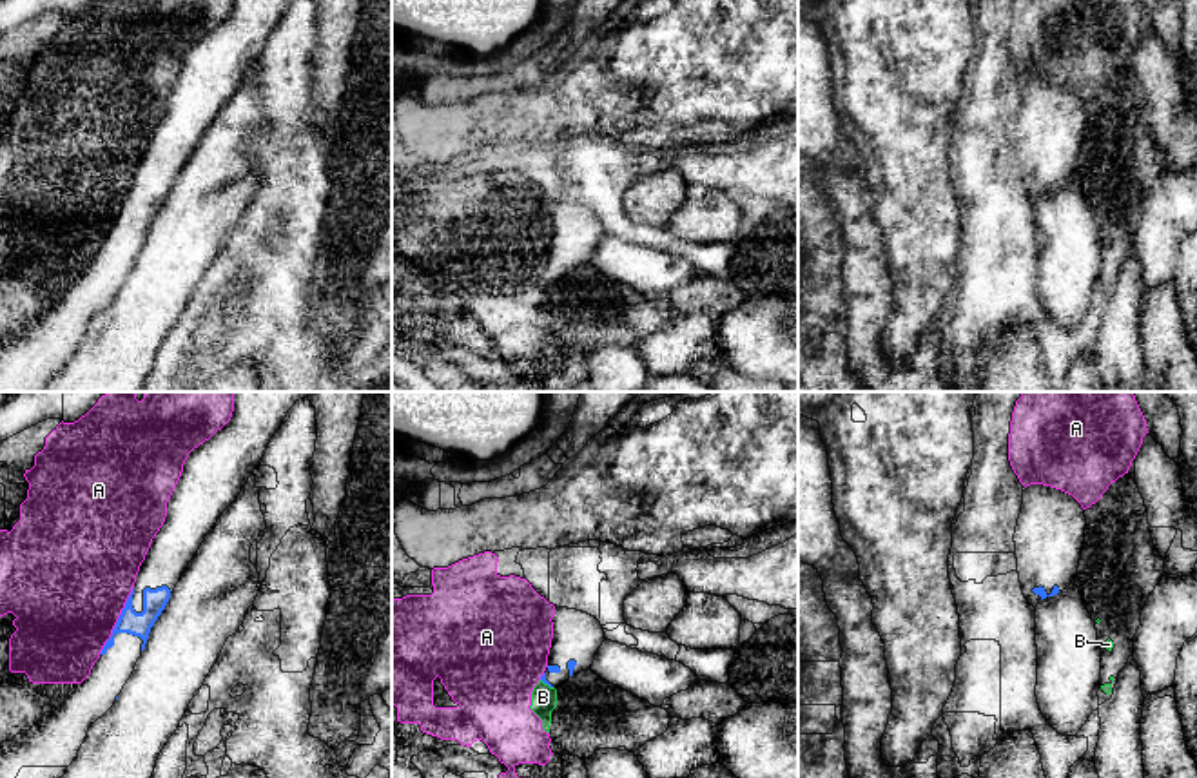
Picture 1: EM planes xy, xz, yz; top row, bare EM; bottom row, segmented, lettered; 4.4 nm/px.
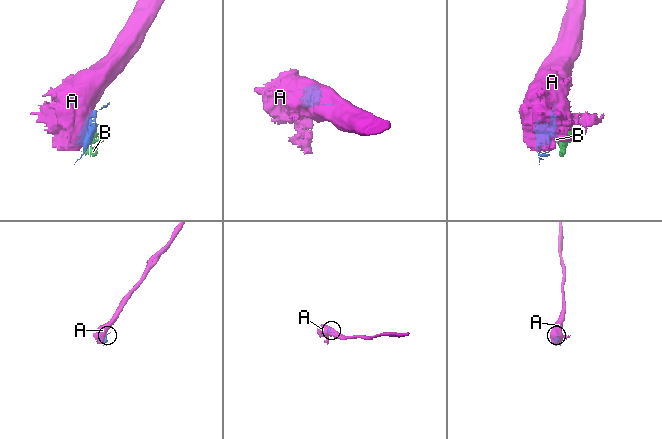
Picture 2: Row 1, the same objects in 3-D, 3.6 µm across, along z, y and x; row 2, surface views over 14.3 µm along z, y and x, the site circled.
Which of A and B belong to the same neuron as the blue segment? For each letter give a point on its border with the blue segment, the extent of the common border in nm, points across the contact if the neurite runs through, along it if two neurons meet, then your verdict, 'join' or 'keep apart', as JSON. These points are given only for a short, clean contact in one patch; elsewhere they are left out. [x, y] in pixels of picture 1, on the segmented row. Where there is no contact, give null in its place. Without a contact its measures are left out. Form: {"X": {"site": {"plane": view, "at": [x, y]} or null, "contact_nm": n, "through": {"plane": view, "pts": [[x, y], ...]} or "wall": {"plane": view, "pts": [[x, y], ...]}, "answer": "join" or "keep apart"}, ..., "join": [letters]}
{"A": {"site": {"plane": "xy", "at": [118, 621]}, "contact_nm": 340, "answer": "keep apart"}, "B": {"site": {"plane": "xz", "at": [546, 682]}, "contact_nm": 70, "wall": {"plane": "xz", "pts": [[541, 679], [552, 688]]}, "answer": "keep apart"}, "join": []}

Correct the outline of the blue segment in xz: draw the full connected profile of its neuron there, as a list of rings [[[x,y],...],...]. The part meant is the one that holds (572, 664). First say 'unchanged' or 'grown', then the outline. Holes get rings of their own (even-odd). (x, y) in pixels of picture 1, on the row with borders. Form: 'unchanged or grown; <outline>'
grown; [[[557,608],[551,622],[553,638],[548,667],[540,680],[555,687],[571,675],[591,669],[595,655],[606,638],[600,622],[577,609]]]

